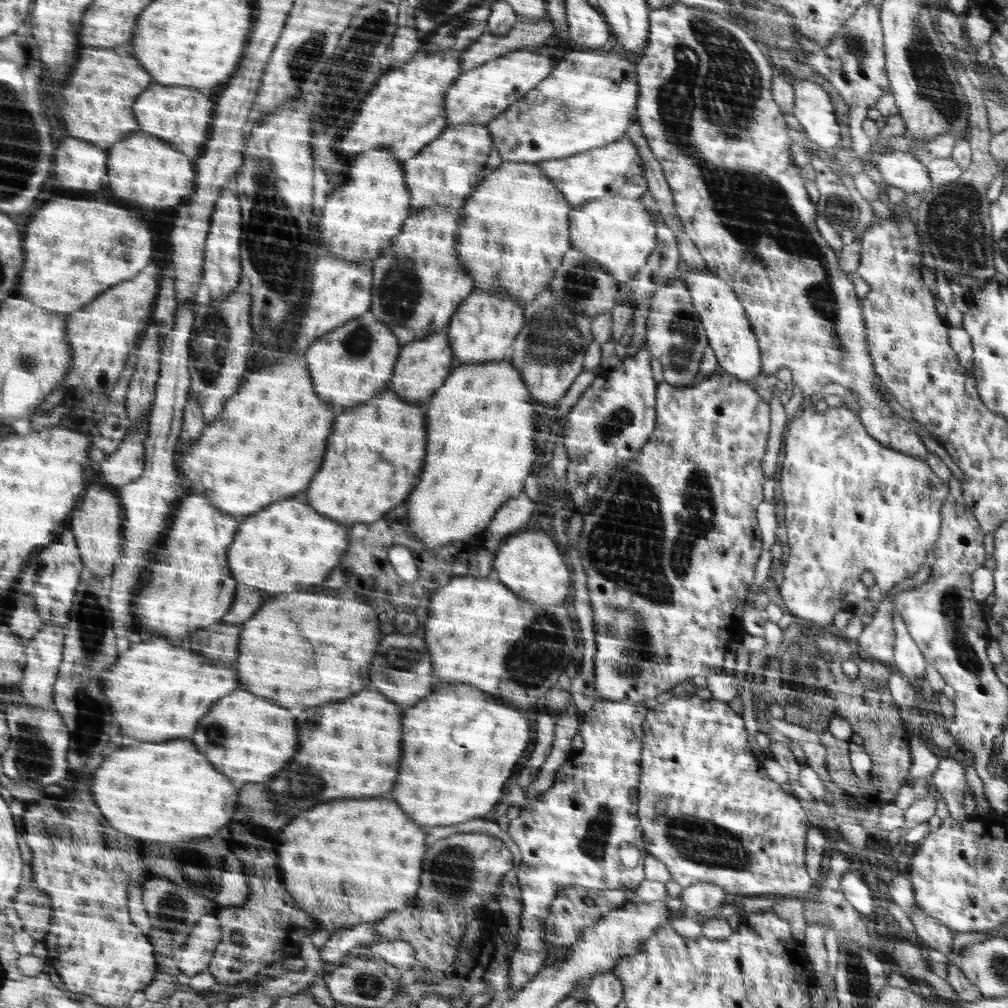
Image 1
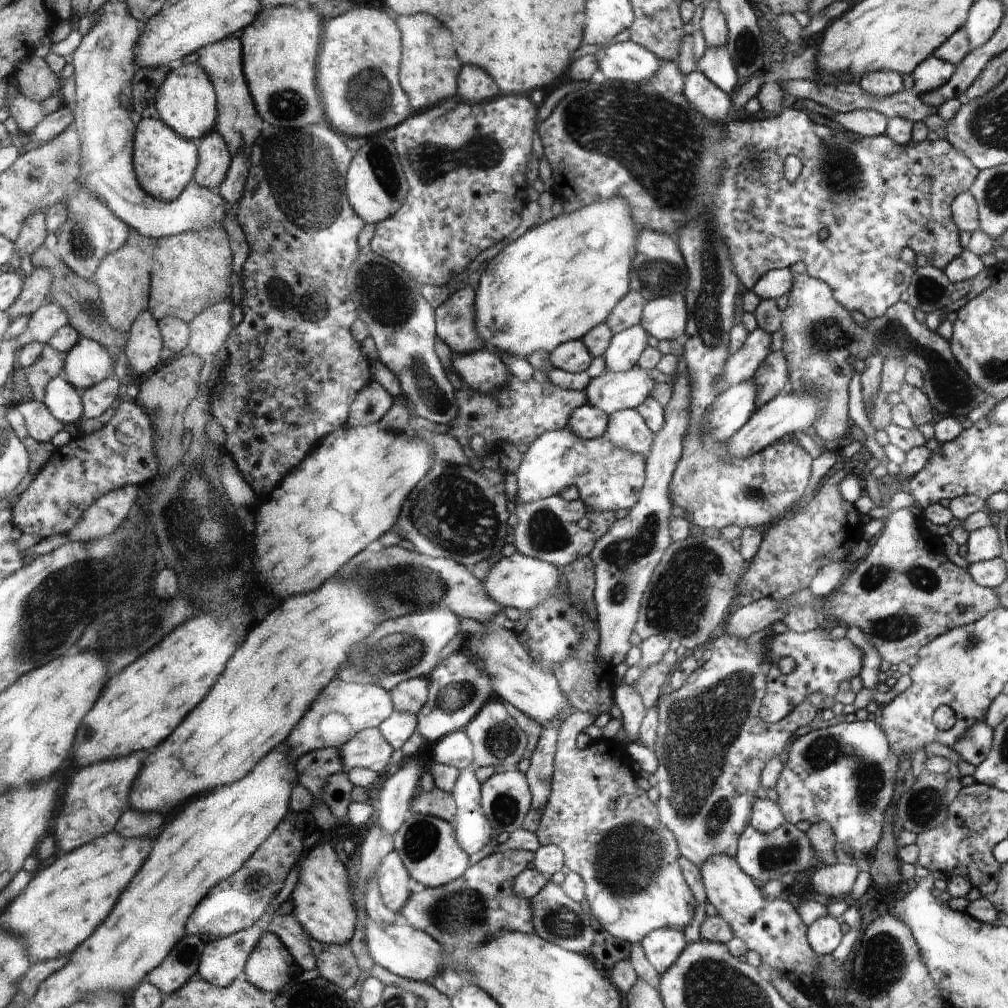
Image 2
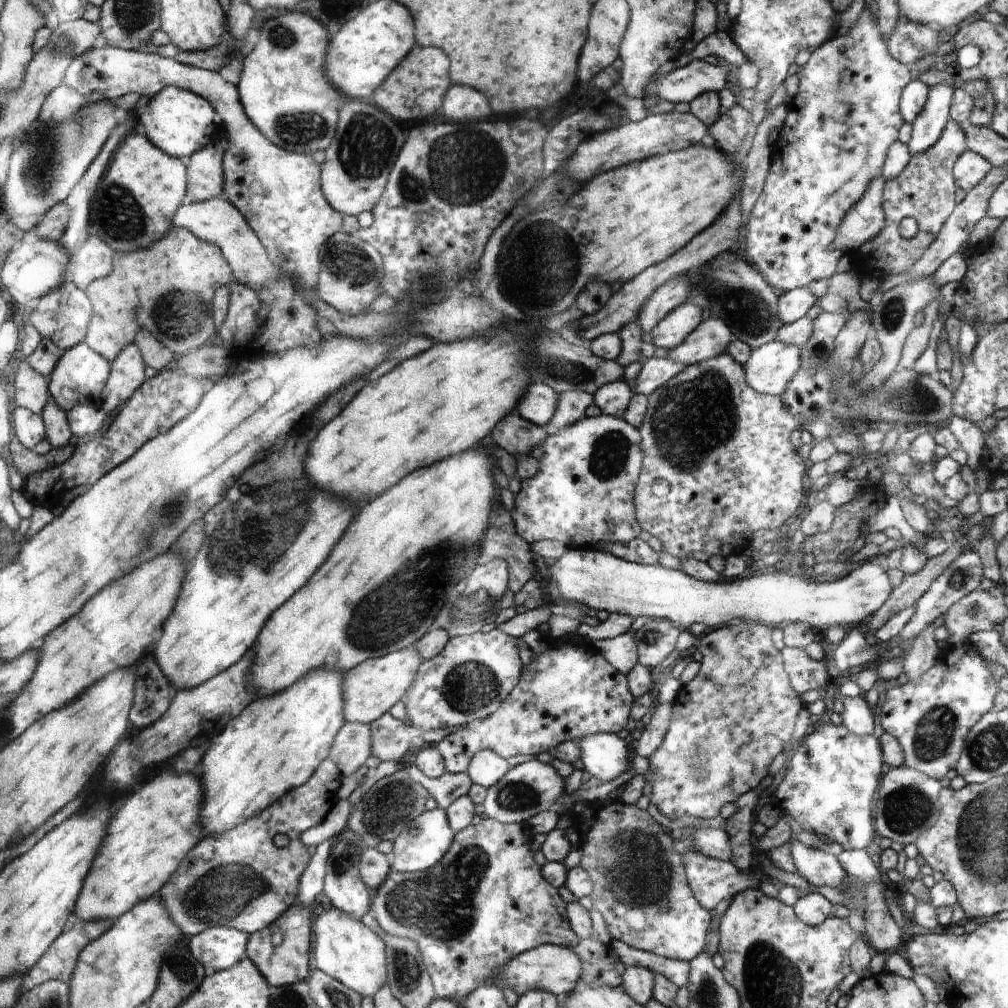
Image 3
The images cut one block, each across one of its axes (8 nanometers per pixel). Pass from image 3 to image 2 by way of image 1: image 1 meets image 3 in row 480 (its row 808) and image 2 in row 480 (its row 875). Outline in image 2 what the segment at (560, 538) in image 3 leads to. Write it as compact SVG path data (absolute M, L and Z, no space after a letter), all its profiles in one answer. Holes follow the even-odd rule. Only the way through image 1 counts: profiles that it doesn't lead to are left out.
M567 426L562 430L541 434L523 453L515 473L518 492L515 502L532 502L551 497L568 486L576 486L587 508L594 512L630 510L638 501L646 480L646 463L640 454L616 446L604 433L600 438L578 438Z

